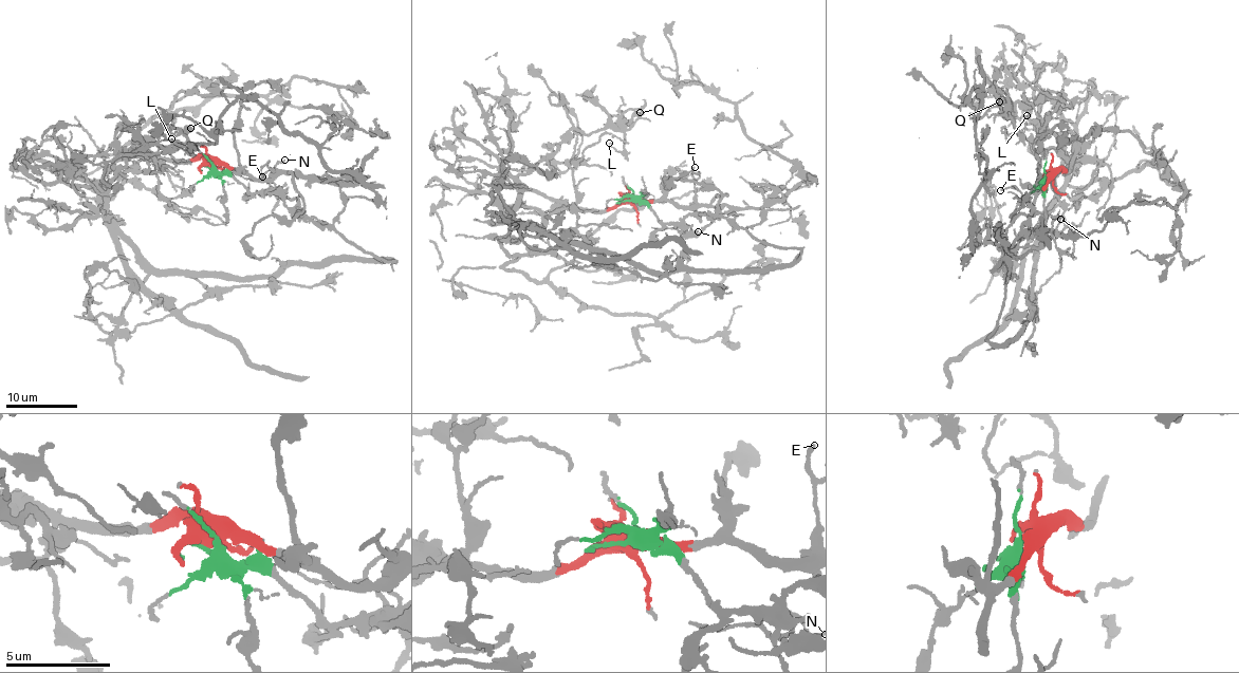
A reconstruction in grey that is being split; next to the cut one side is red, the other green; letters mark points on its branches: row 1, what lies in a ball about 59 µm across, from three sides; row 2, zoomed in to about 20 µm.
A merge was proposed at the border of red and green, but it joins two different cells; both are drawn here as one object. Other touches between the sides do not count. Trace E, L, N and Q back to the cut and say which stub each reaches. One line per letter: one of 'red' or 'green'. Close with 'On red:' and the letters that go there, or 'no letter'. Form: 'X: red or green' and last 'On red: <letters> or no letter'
E: red
L: red
N: green
Q: red
On red: E, L, Q

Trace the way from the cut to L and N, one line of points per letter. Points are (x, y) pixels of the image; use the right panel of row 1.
L: (1051, 178), (1079, 146), (1072, 132), (1038, 138), (1030, 108), (1006, 117), (1021, 133), (1027, 115)
N: (1051, 178), (1042, 190), (1045, 223), (1041, 230), (1048, 230), (1051, 216), (1060, 218)

